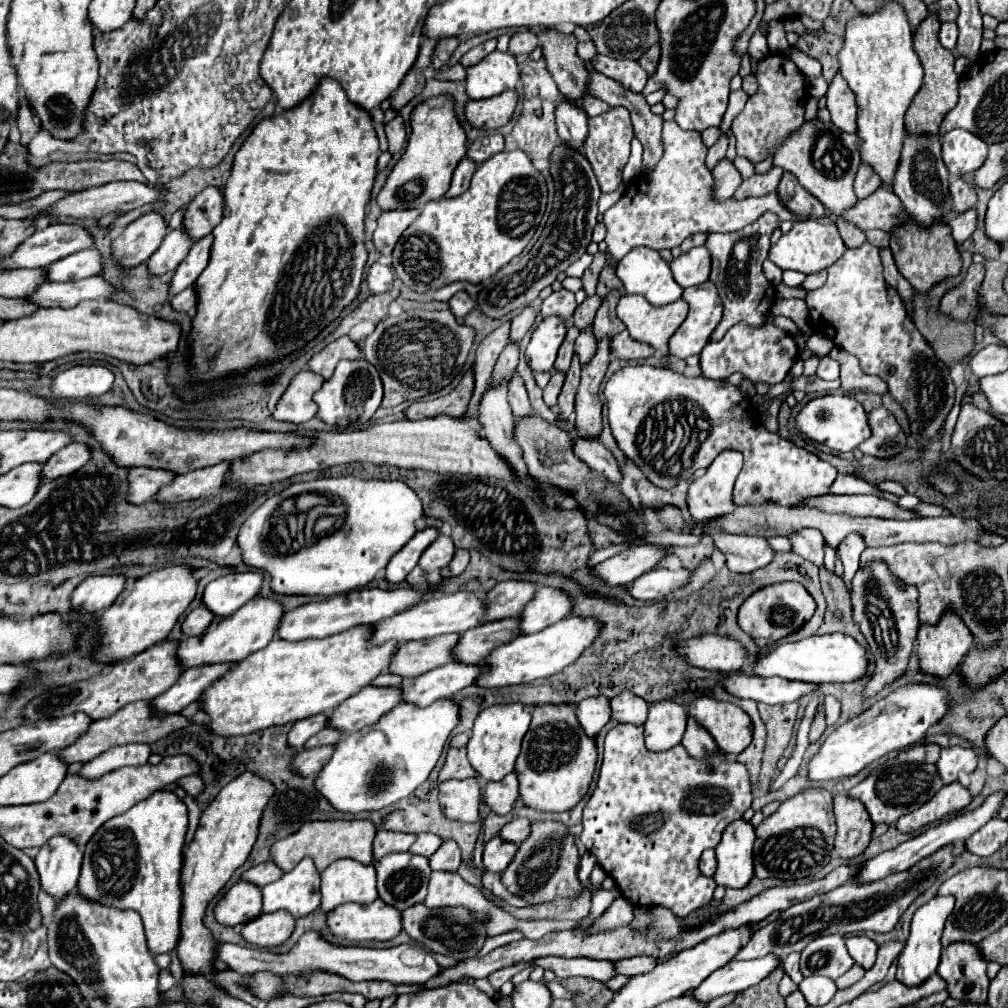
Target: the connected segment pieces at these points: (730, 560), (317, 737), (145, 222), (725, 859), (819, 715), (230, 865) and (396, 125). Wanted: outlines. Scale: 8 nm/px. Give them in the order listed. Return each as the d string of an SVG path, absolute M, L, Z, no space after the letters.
M704 528L714 538L714 544L726 556L726 566L736 574L750 574L758 568L768 566L774 560L774 550L764 538L752 538L746 534L730 536L722 530Z
M326 726L326 728L322 728L322 732L318 732L318 734L314 734L306 744L304 744L304 748L314 748L314 746L322 746L322 744L334 744L334 742L338 742L340 738L342 738L342 730L336 730L336 728L332 728L332 726Z
M148 212L134 220L132 224L128 224L124 232L112 242L114 256L126 268L142 264L162 244L166 234L166 218L160 212Z
M740 818L734 820L724 832L722 840L716 846L718 868L714 874L716 884L726 888L742 888L754 876L752 864L752 844L754 844L754 826Z
M820 706L816 710L816 716L814 716L814 722L812 722L812 730L810 730L810 742L816 742L822 732L826 730L826 724L824 724L824 706Z
M244 772L226 784L220 794L202 812L200 826L188 850L184 852L182 866L182 938L178 942L178 954L184 964L184 972L196 972L208 976L210 964L214 960L214 938L204 928L202 918L208 902L220 892L220 888L230 880L236 868L240 868L258 836L258 824L270 796L274 794L274 784L254 776L254 772Z
M400 114L392 122L386 124L386 134L388 134L388 144L390 144L388 150L392 154L400 152L400 148L404 144L404 138L406 138L406 126L404 126L404 120L402 120Z

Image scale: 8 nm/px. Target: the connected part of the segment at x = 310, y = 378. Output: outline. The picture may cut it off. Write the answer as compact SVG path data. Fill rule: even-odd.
M302 370L294 376L290 386L284 390L284 396L278 400L272 418L274 420L286 420L294 424L308 422L310 418L316 416L316 404L312 400L312 394L322 388L324 378Z

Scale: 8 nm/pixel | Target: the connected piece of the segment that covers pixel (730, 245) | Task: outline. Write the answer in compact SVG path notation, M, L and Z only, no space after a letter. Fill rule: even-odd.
M766 212L756 222L752 222L750 226L738 232L708 234L706 248L710 250L710 256L712 256L710 282L718 288L718 294L724 302L724 316L716 326L716 330L712 332L710 340L722 340L728 328L732 328L738 322L744 322L748 326L760 326L764 322L774 300L766 300L766 294L770 292L772 284L762 274L762 262L766 260L766 254L770 248L770 236L776 226L780 226L780 220L774 214ZM736 244L740 248L734 248Z

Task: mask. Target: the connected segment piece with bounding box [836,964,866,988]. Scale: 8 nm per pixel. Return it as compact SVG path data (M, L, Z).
M854 964L854 966L852 966L852 968L850 968L850 970L848 970L848 972L842 976L842 978L838 978L838 980L836 980L836 986L838 986L838 988L852 986L854 982L858 982L858 980L864 976L864 972L866 972L866 970L864 970L862 966Z

